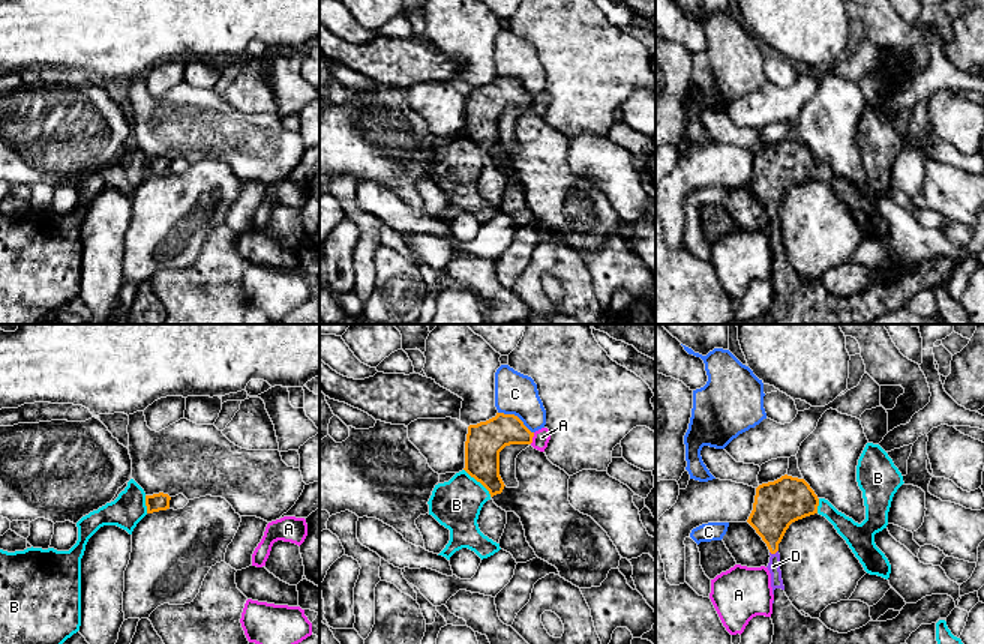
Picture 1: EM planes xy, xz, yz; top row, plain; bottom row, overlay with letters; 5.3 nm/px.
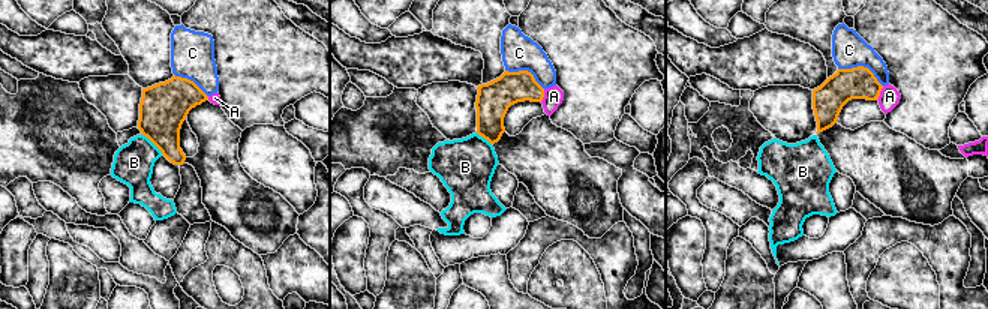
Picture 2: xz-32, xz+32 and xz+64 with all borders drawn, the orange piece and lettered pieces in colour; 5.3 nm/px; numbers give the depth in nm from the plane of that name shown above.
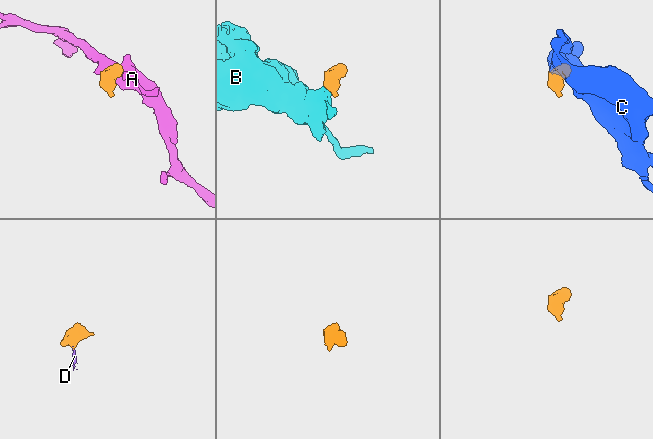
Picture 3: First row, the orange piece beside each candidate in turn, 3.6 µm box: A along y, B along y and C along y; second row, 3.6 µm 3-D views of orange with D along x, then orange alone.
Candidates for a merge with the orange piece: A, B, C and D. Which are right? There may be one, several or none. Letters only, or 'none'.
D

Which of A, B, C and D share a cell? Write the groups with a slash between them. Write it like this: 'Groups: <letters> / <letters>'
Groups: A / B / C / D

